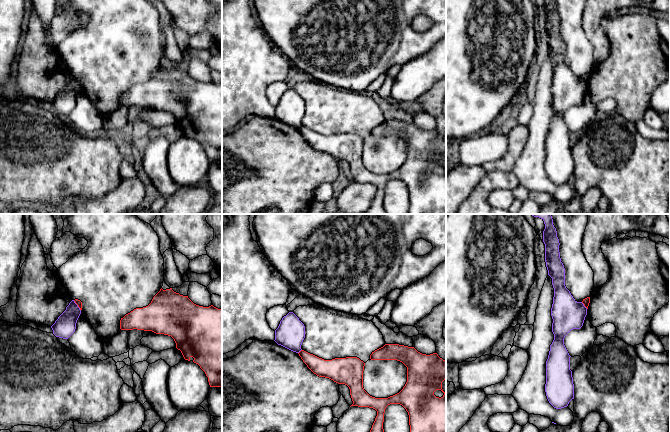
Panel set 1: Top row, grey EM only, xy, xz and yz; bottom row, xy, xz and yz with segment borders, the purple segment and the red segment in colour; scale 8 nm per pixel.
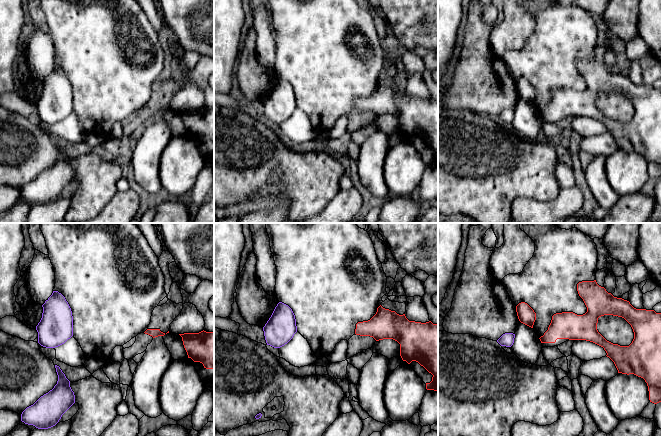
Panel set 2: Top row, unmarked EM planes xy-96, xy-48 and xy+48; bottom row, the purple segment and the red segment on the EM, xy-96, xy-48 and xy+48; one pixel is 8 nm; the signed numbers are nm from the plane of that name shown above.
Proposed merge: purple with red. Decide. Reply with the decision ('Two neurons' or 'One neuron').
Two neurons

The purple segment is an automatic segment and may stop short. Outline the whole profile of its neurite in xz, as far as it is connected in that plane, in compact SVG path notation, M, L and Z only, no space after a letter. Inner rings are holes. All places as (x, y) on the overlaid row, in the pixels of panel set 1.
M289 312L282 318L275 330L275 342L293 352L299 353L305 338L305 326L299 318Z

